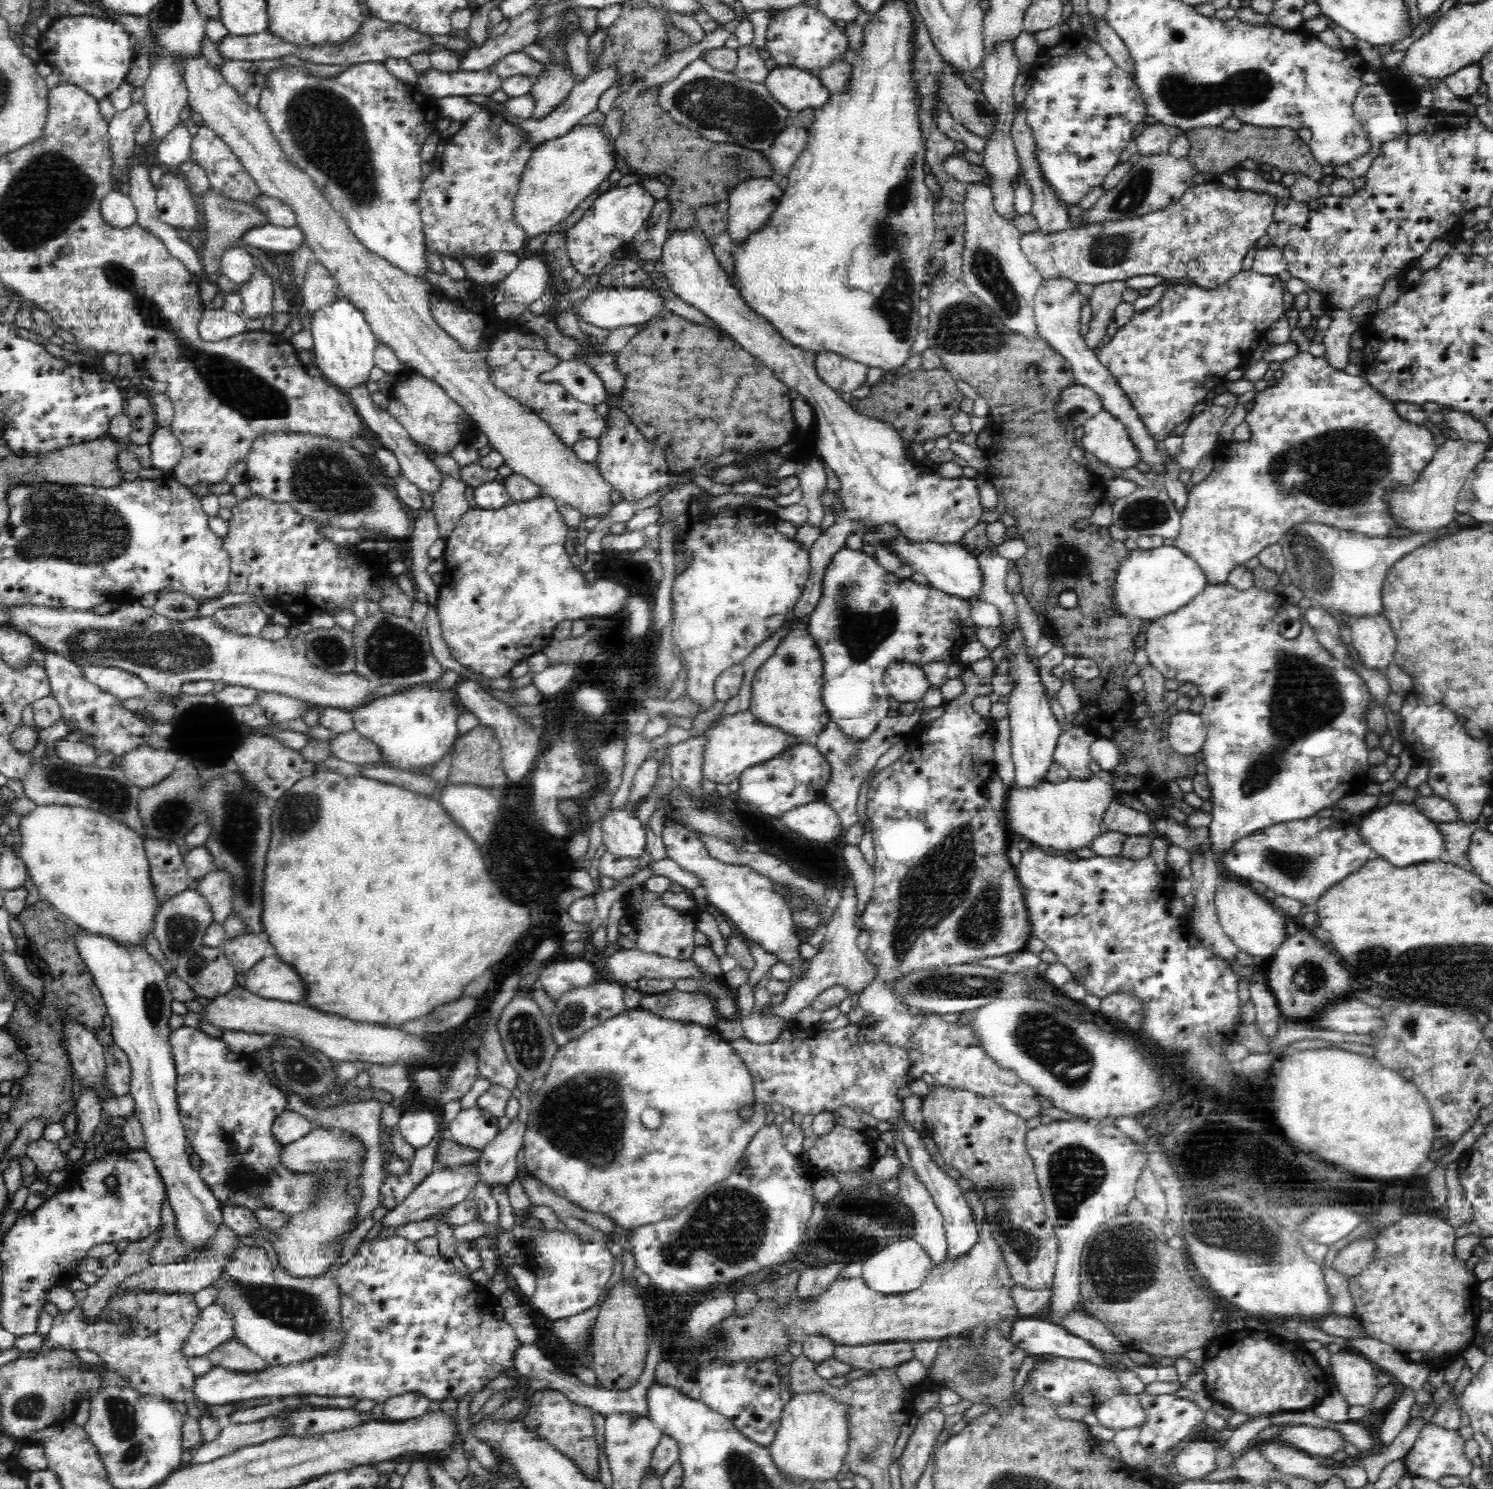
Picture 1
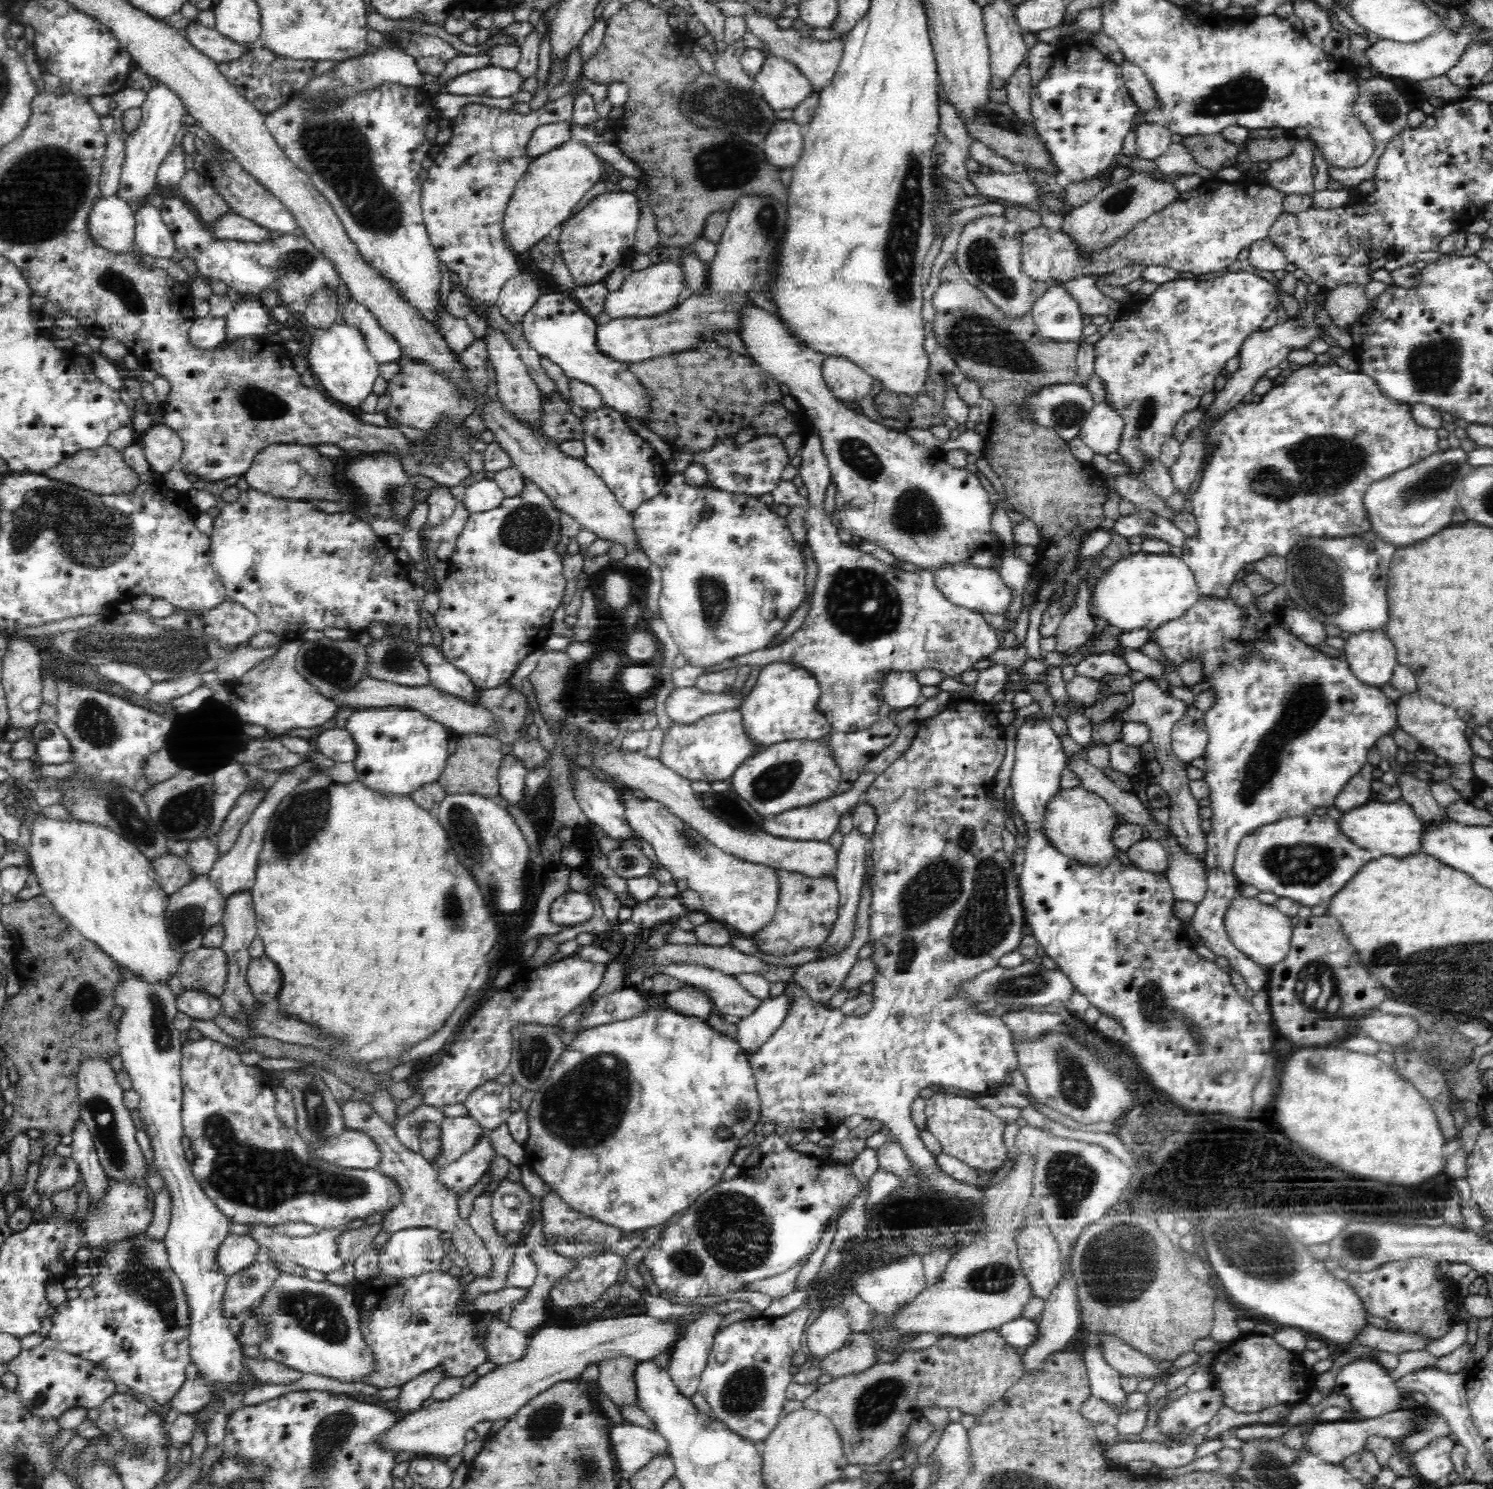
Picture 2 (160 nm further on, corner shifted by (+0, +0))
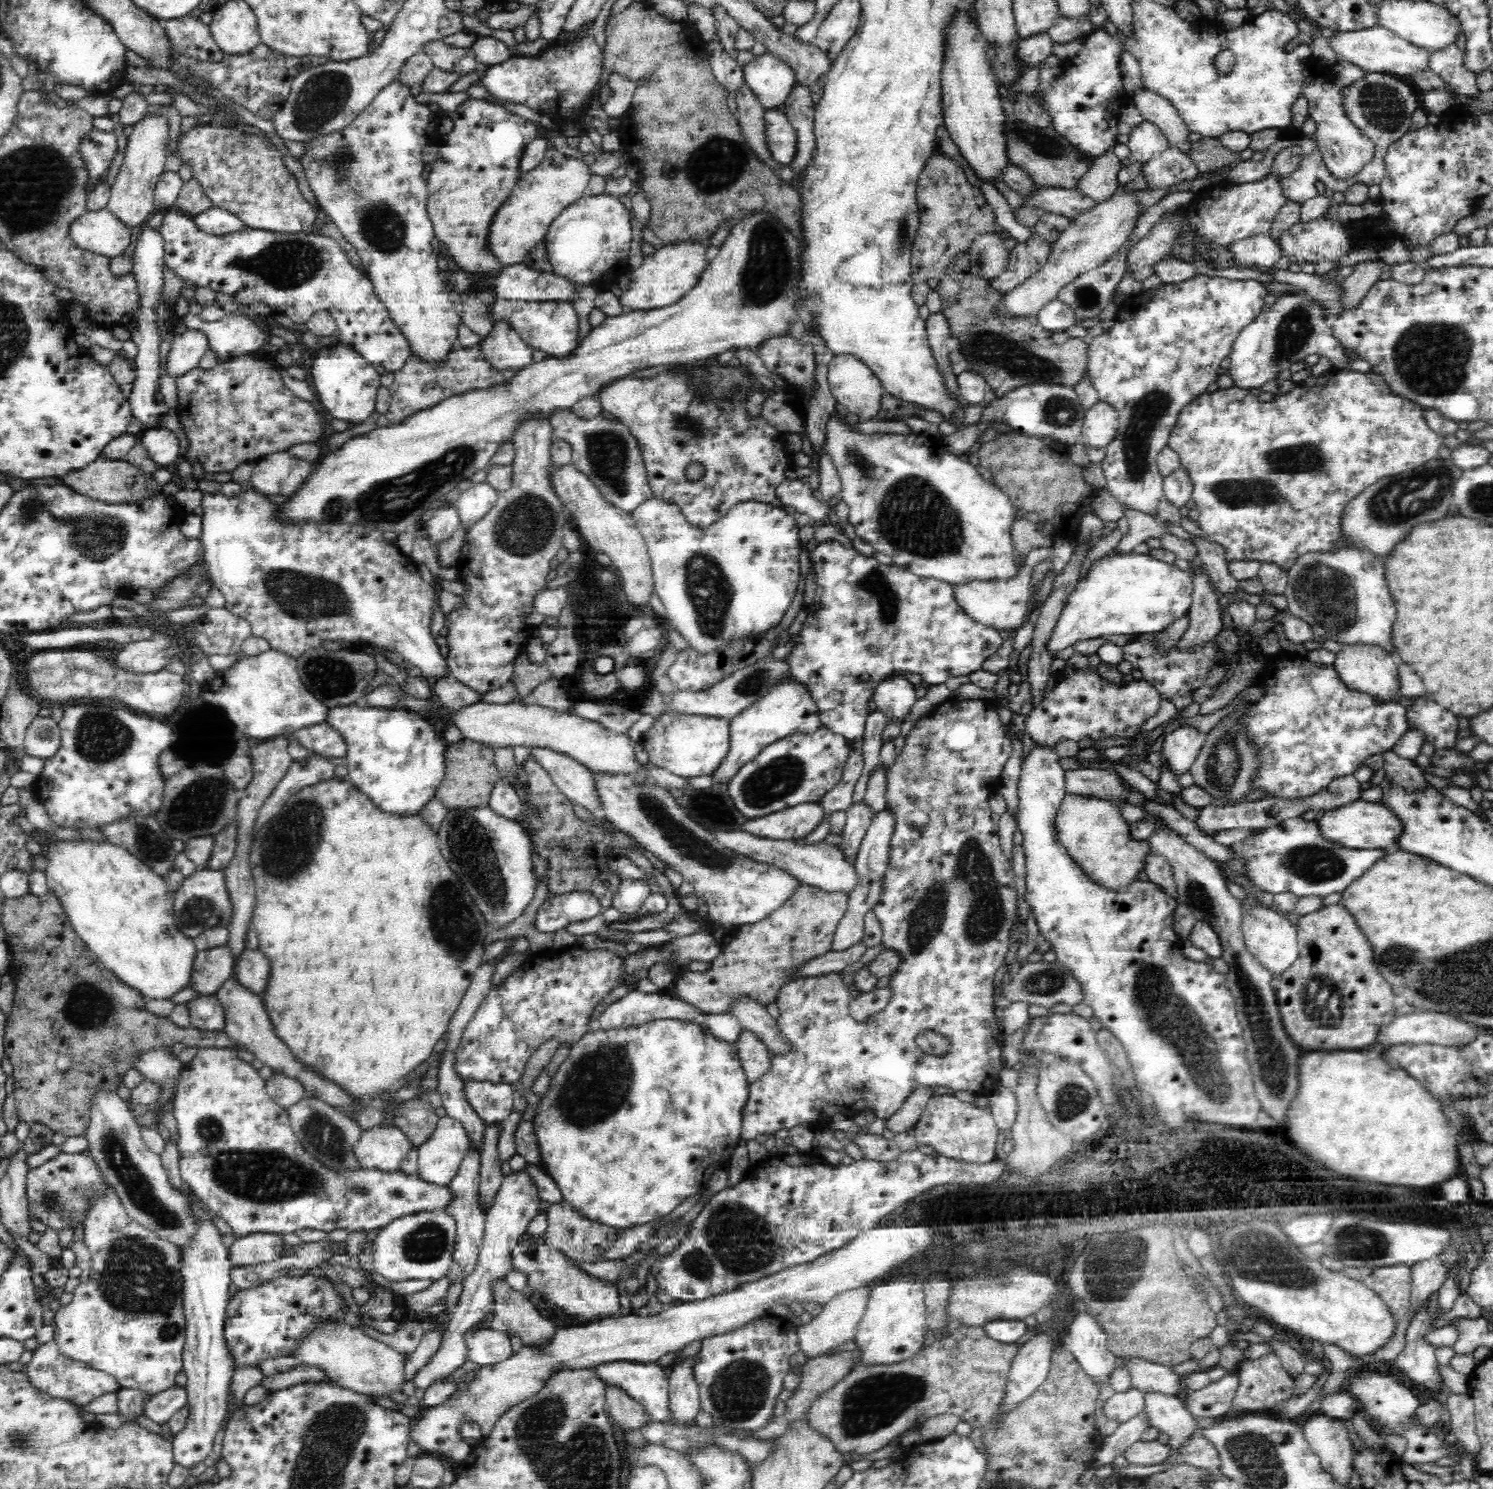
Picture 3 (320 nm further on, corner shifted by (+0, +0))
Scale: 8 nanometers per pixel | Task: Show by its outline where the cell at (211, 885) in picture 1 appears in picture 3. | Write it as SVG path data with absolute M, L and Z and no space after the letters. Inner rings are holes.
M311 753L300 761L293 760L272 794L263 802L258 812L256 828L264 826L270 818L274 818L274 814L278 814L278 810L282 810L282 806L299 790L332 778L335 780L336 766L330 761L330 757L316 753Z

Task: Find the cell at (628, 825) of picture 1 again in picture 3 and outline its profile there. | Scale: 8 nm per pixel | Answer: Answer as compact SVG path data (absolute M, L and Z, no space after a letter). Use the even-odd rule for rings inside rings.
M530 747L528 757L548 772L558 790L570 801L584 806L590 812L602 812L602 803L598 799L598 790L590 770L567 754L550 748Z

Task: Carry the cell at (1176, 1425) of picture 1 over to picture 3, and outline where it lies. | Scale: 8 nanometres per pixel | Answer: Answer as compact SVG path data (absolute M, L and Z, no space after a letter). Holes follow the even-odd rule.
M1227 1373L1202 1390L1185 1394L1183 1404L1192 1417L1218 1420L1231 1414L1231 1402L1239 1386L1238 1375Z

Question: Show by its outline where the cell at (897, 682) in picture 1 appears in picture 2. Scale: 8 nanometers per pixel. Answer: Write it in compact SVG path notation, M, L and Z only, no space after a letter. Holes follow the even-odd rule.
M890 672L880 688L882 700L890 710L900 712L916 704L921 684L913 672Z

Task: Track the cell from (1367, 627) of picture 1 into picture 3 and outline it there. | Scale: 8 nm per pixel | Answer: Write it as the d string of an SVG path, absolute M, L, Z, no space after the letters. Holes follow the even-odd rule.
M1354 643L1342 645L1335 654L1332 666L1337 672L1338 679L1346 685L1346 689L1362 691L1367 695L1378 698L1378 701L1399 701L1401 694L1398 661L1394 660L1388 651L1376 645Z

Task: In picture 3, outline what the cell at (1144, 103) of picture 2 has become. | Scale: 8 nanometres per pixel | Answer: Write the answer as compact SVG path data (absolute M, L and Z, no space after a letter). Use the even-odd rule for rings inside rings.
M1144 89L1133 96L1132 102L1136 103L1143 120L1153 122L1160 128L1166 137L1168 147L1178 149L1186 155L1189 154L1192 144L1188 139L1190 132L1167 98Z

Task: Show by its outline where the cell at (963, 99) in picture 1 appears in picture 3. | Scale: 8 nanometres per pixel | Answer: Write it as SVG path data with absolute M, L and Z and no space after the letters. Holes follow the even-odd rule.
M1009 116L1004 131L1010 164L1024 169L1038 188L1076 190L1078 181L1092 168L1095 161L1095 158L1086 157L1081 150L1074 149L1065 137L1050 127L1038 128Z

